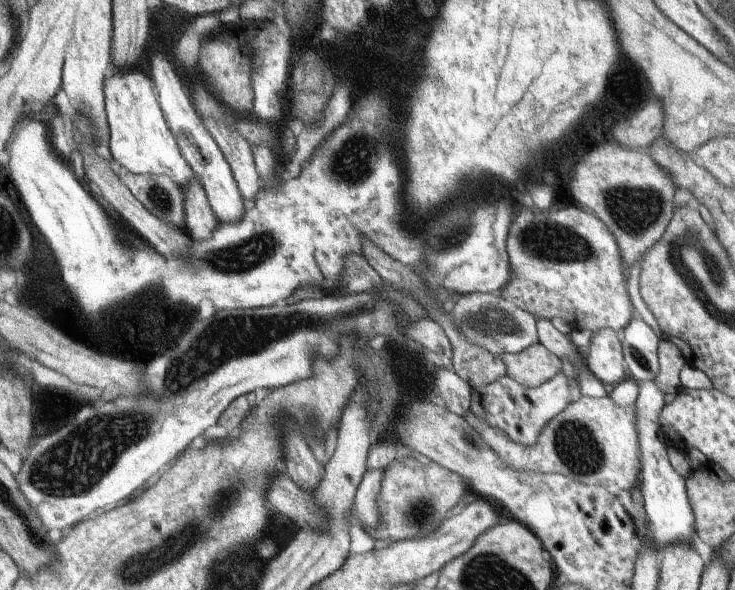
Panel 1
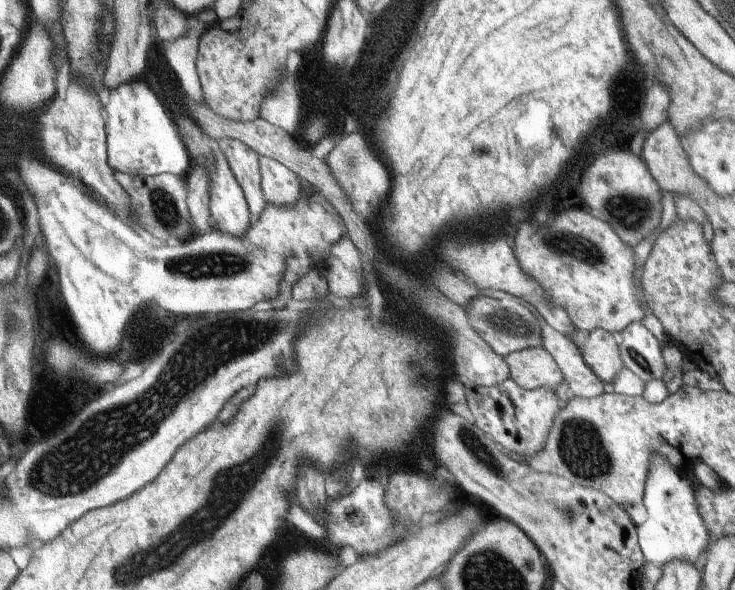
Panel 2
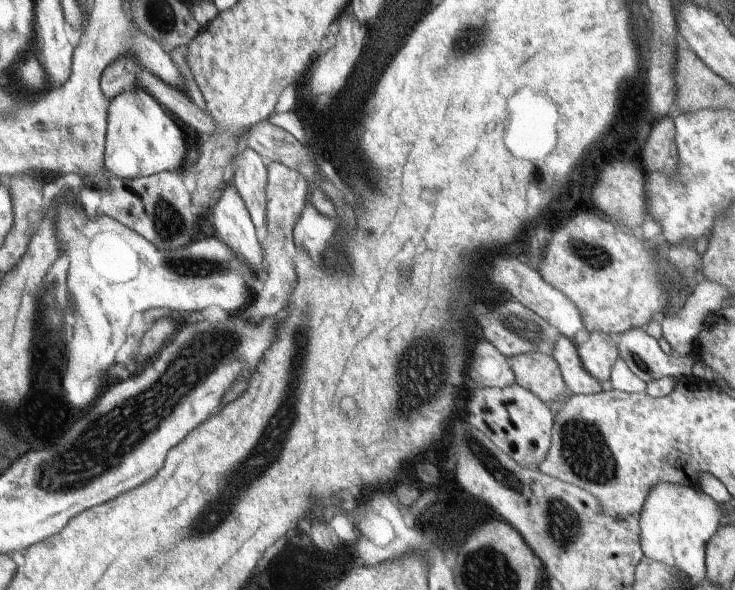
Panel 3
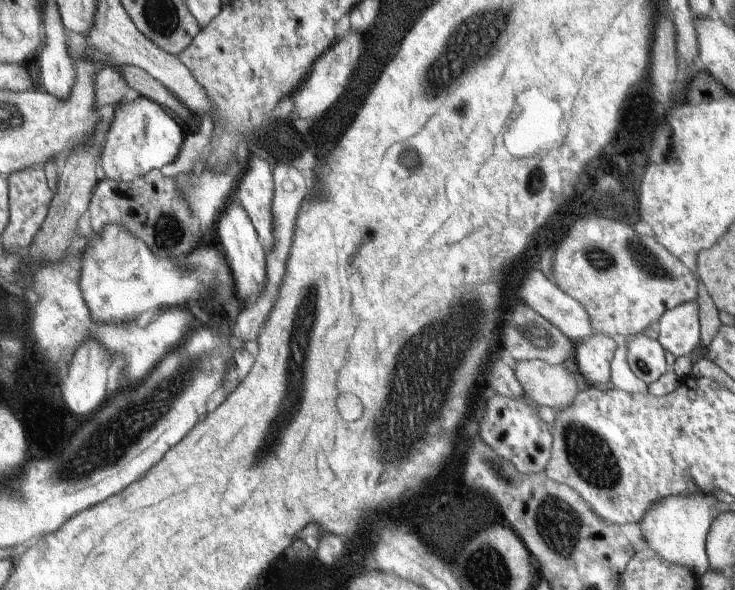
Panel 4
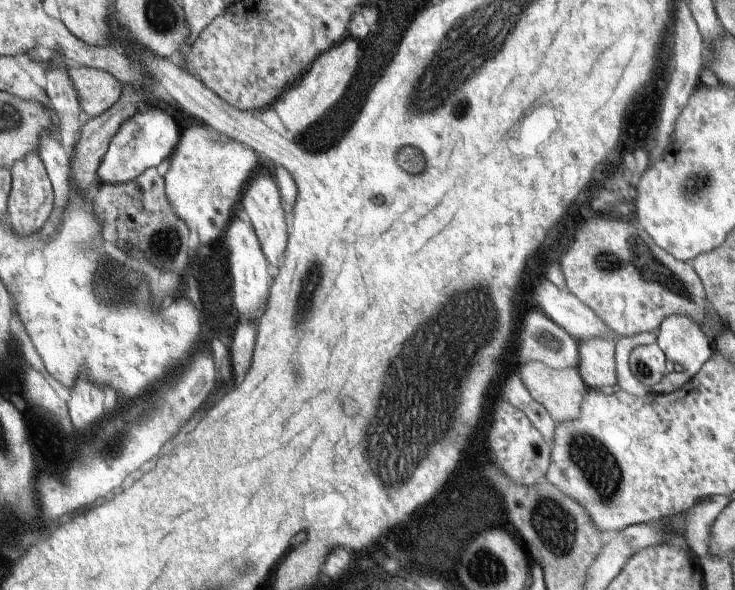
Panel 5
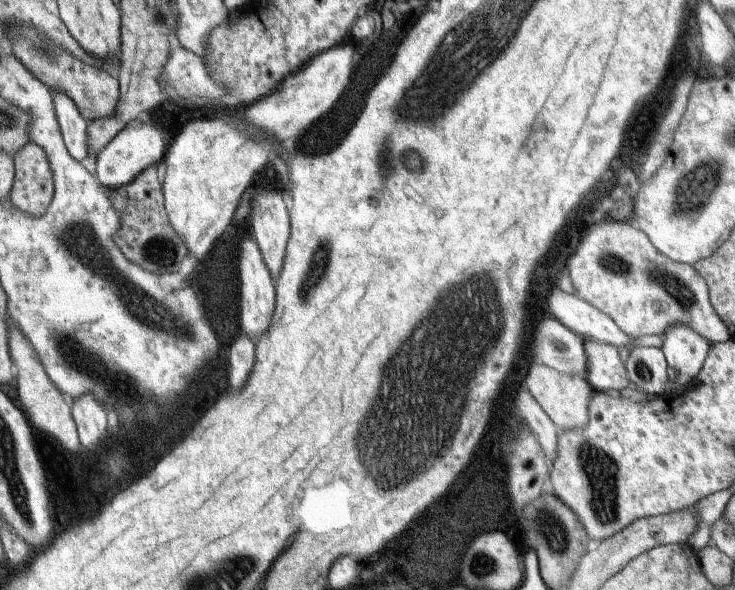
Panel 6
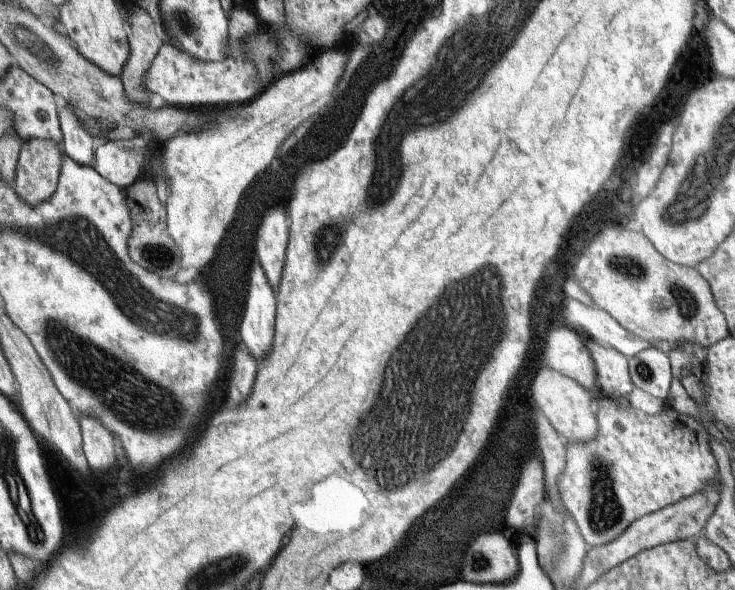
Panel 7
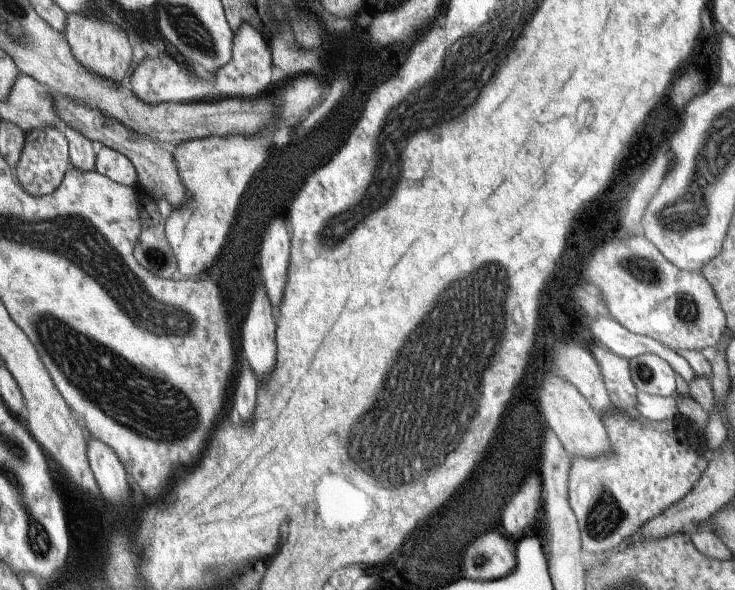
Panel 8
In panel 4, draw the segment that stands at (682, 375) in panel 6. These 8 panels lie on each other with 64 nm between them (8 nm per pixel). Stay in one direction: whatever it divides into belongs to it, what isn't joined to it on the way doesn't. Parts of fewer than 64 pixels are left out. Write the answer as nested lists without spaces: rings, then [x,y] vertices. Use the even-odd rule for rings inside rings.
[[[697,298],[665,311],[655,323],[657,342],[663,350],[677,356],[687,356],[692,363],[706,358],[707,349],[701,343]]]

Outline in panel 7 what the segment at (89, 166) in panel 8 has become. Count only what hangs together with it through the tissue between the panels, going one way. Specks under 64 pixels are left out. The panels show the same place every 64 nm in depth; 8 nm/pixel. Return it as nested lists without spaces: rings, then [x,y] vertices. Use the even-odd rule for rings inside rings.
[[[68,103],[57,112],[59,121],[62,150],[77,164],[87,165],[93,158],[97,143],[85,126],[81,126],[81,119],[77,110]]]

